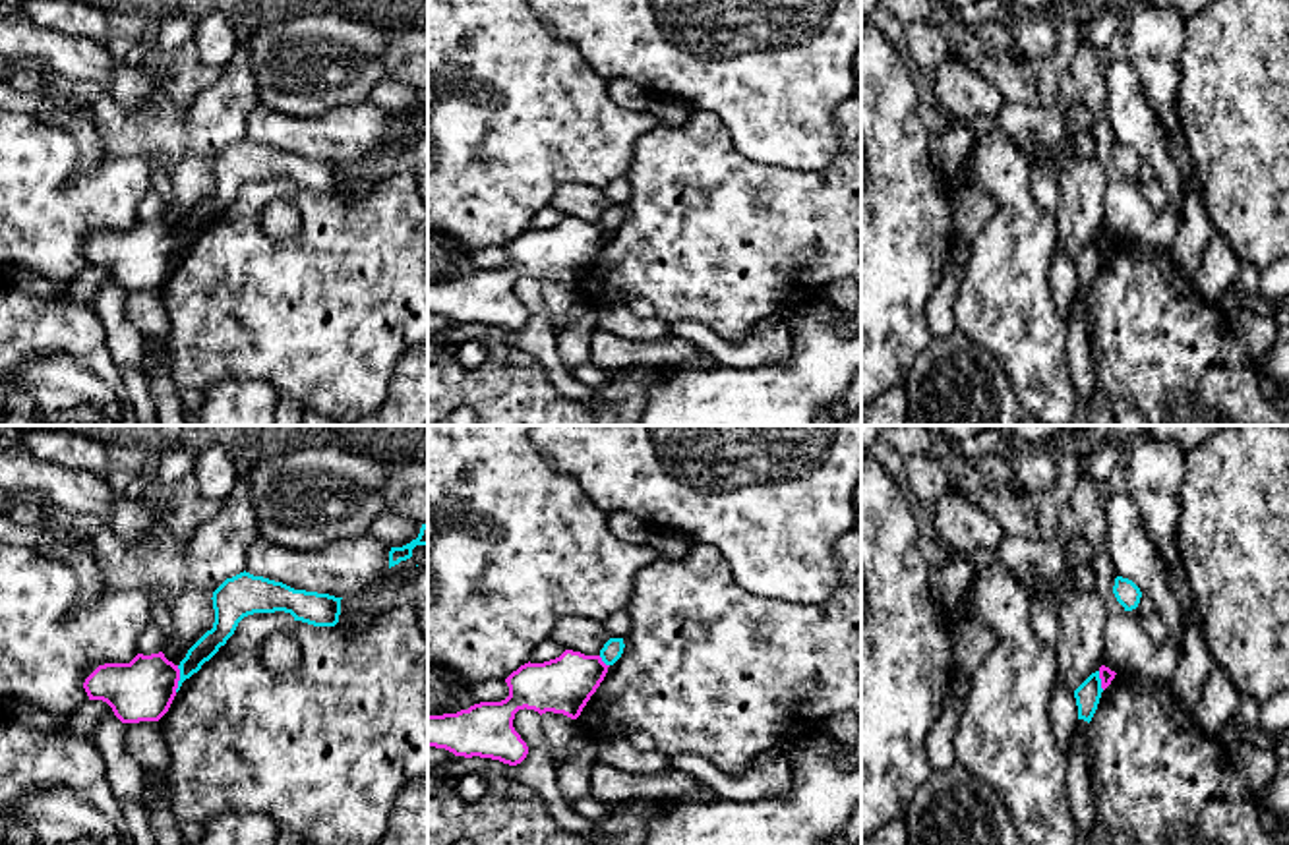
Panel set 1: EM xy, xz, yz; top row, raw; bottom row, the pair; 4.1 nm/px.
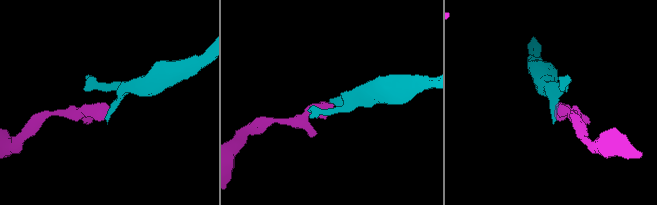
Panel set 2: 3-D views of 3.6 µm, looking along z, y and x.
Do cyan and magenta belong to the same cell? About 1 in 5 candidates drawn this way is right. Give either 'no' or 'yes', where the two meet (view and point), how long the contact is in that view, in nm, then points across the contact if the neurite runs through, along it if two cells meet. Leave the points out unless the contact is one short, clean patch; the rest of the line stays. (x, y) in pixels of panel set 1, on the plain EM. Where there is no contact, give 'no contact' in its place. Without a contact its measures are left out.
no | xy (180, 246) | 110 nm | along xy (179, 233), (179, 254), (175, 258)

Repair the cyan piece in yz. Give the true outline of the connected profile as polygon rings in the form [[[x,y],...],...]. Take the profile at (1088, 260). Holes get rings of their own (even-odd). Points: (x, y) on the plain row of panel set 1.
[[[1099,238],[1092,240],[1076,257],[1076,273],[1078,273],[1078,294],[1072,304],[1072,313],[1068,319],[1068,369],[1072,375],[1074,389],[1082,402],[1088,402],[1095,394],[1095,371],[1090,356],[1090,333],[1086,319],[1086,300],[1090,288],[1097,277],[1101,265],[1101,246]]]

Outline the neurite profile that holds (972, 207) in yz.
[[[958,186],[952,203],[954,238],[972,244],[995,213],[997,201],[979,189]]]

